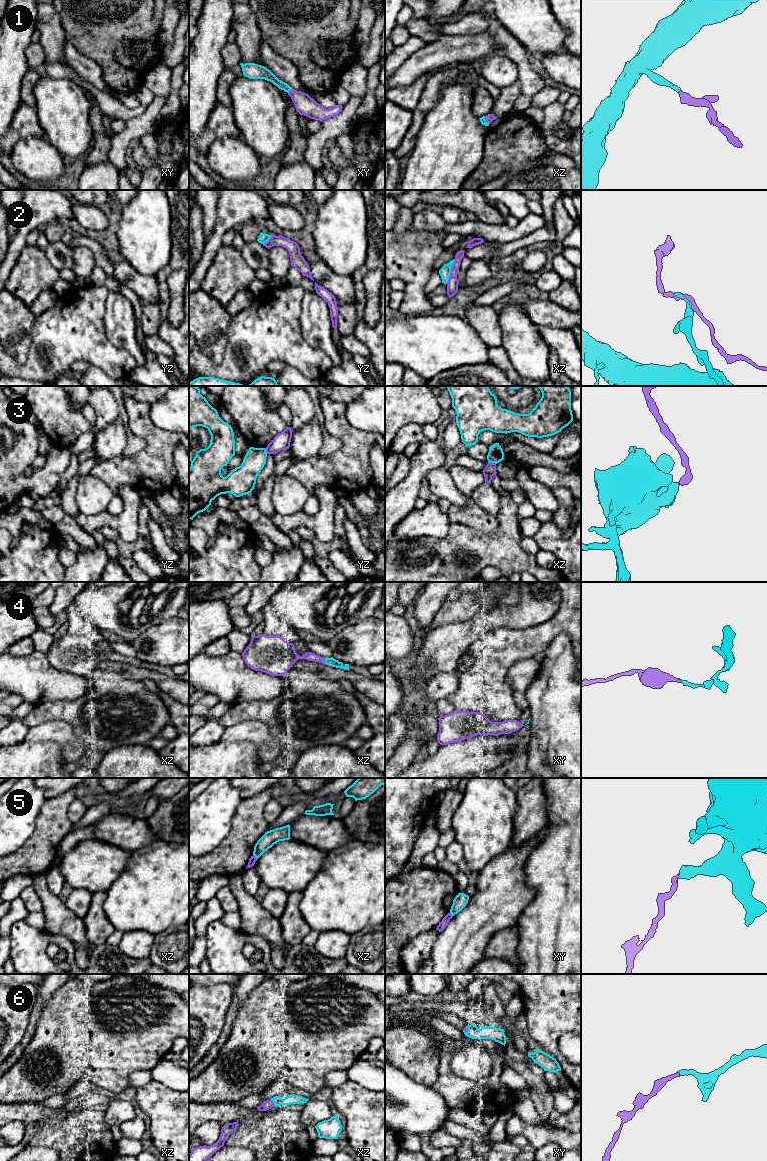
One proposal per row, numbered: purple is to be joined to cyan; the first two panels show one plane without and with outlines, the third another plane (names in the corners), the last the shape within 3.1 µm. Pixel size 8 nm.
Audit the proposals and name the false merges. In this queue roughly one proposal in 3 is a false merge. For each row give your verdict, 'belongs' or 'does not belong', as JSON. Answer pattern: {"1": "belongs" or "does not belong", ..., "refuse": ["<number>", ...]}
{"1": "belongs", "2": "belongs", "3": "does not belong", "4": "belongs", "5": "does not belong", "6": "belongs", "refuse": ["3", "5"]}

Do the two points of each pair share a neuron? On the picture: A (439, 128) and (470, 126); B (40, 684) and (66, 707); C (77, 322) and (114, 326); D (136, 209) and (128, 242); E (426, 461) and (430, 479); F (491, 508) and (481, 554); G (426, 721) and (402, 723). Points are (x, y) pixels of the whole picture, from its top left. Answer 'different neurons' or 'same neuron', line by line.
A: same neuron
B: different neurons
C: different neurons
D: same neuron
E: different neurons
F: different neurons
G: same neuron

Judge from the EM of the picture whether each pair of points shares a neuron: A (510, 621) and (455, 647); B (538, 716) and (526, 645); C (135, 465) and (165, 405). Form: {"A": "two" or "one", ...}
{"A": "one", "B": "two", "C": "two"}

